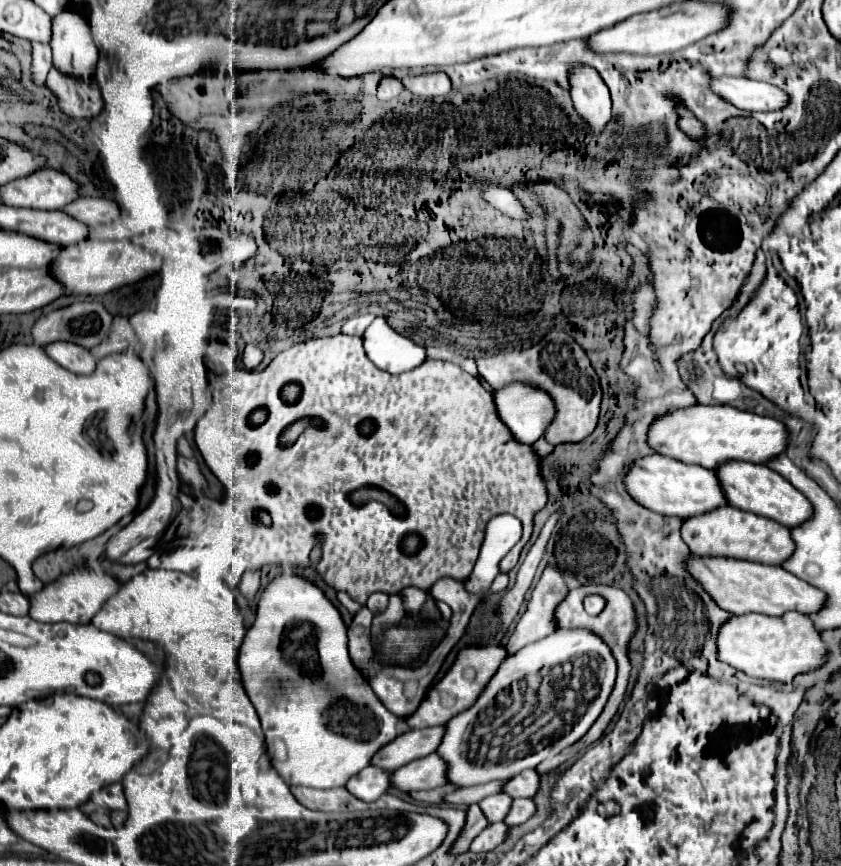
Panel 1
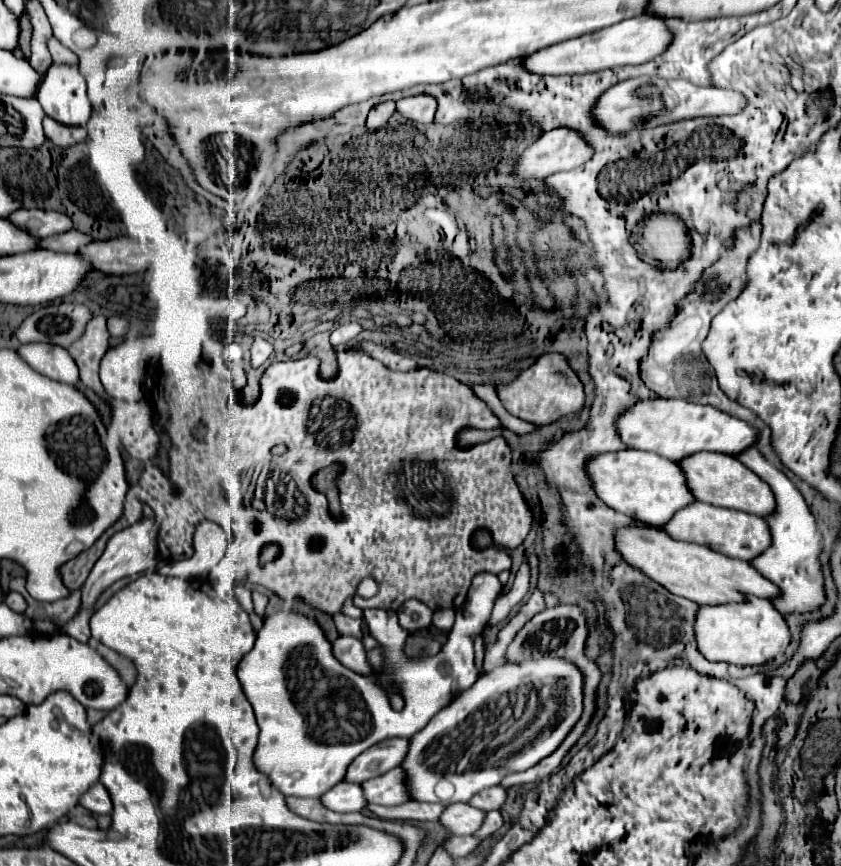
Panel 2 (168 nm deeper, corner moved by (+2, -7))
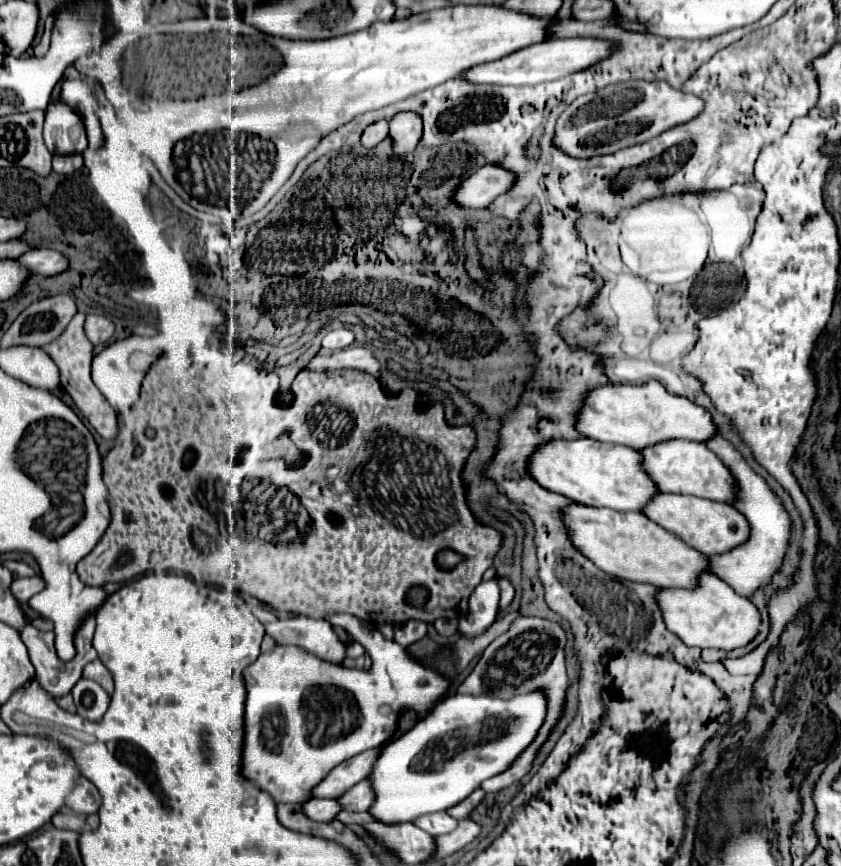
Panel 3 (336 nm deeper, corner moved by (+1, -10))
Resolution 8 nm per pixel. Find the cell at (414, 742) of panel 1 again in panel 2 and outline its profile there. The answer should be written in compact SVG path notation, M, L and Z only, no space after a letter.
M386 739L386 741L370 747L362 755L358 755L358 759L354 759L354 763L350 763L350 767L346 769L344 781L362 783L366 779L378 777L378 775L398 767L398 763L406 755L406 749L408 749L408 739Z

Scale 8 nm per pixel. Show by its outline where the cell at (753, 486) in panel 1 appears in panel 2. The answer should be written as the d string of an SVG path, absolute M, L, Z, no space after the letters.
M698 451L698 455L686 455L686 459L682 459L682 463L678 465L682 467L682 471L686 471L686 483L690 483L690 493L696 501L746 511L760 517L772 513L774 509L774 495L770 487L732 455Z

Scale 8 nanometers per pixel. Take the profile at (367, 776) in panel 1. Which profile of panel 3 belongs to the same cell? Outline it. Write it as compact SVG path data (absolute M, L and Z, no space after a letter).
M311 798L303 804L303 812L307 818L317 822L331 822L341 812L341 804L335 798Z

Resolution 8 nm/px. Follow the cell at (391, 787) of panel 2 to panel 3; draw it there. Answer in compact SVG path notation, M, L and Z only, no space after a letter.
M363 780L357 786L353 786L351 790L347 790L343 796L339 796L339 802L341 802L343 810L351 810L351 812L369 810L375 802L375 790L371 786L371 780Z

